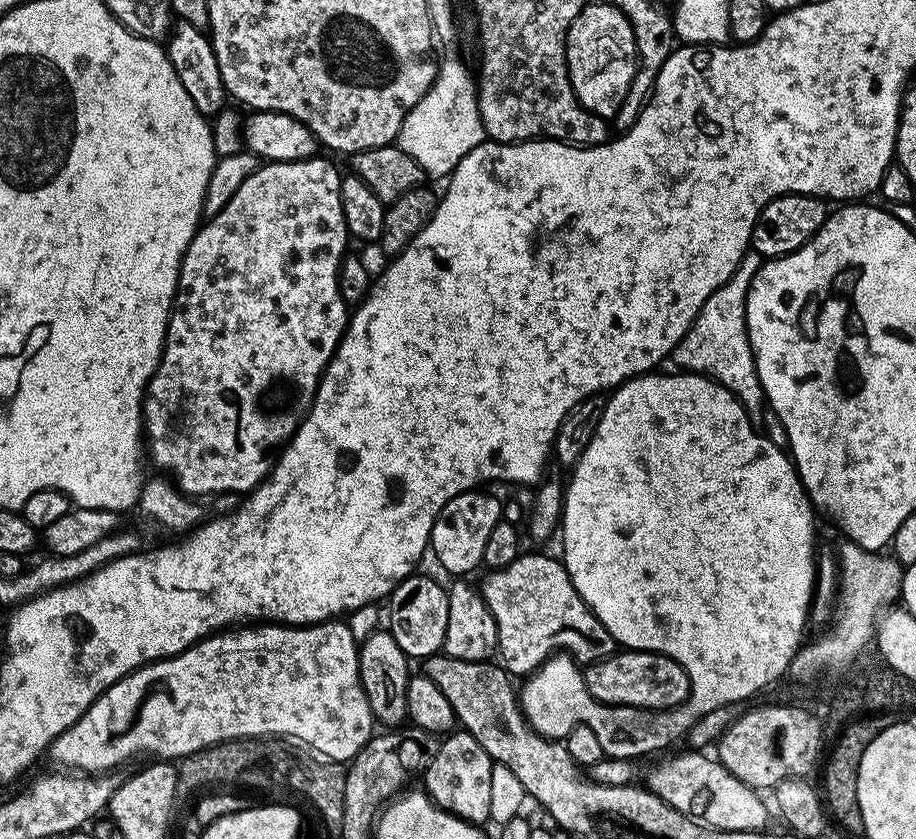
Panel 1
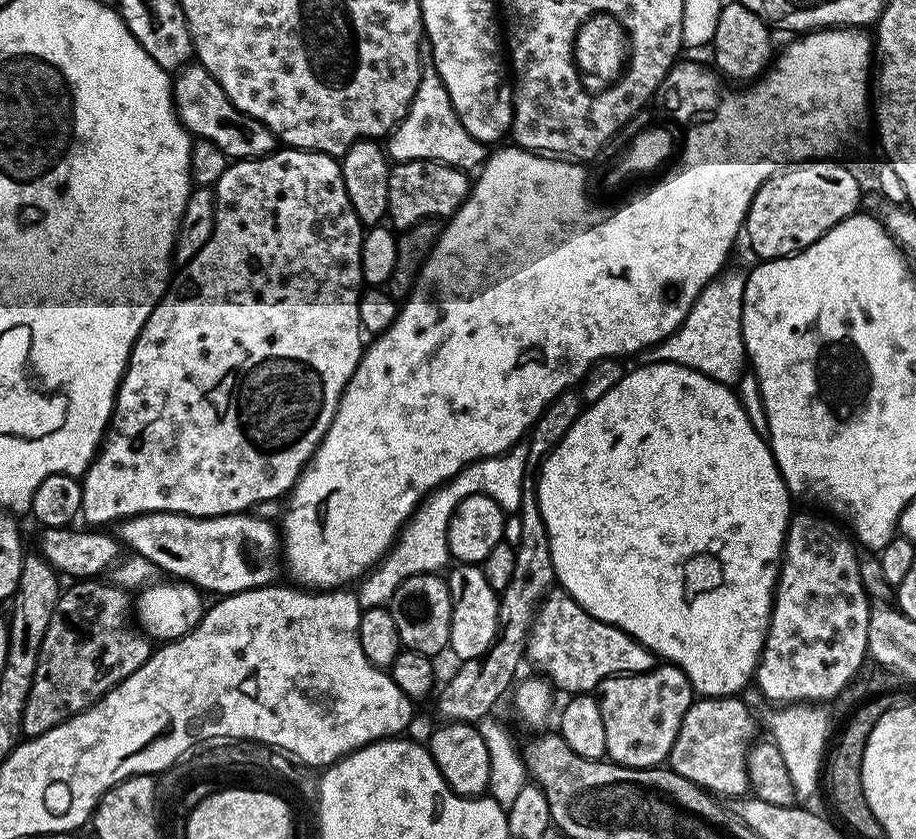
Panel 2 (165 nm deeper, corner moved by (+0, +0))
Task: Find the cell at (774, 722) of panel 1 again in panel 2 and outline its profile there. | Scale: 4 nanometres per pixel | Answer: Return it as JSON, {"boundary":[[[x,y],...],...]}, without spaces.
{"boundary":[[[721,696],[697,699],[682,718],[682,726],[674,738],[667,763],[673,772],[682,774],[682,778],[699,784],[717,797],[743,797],[749,791],[748,749],[755,732],[756,720],[740,698]]]}

